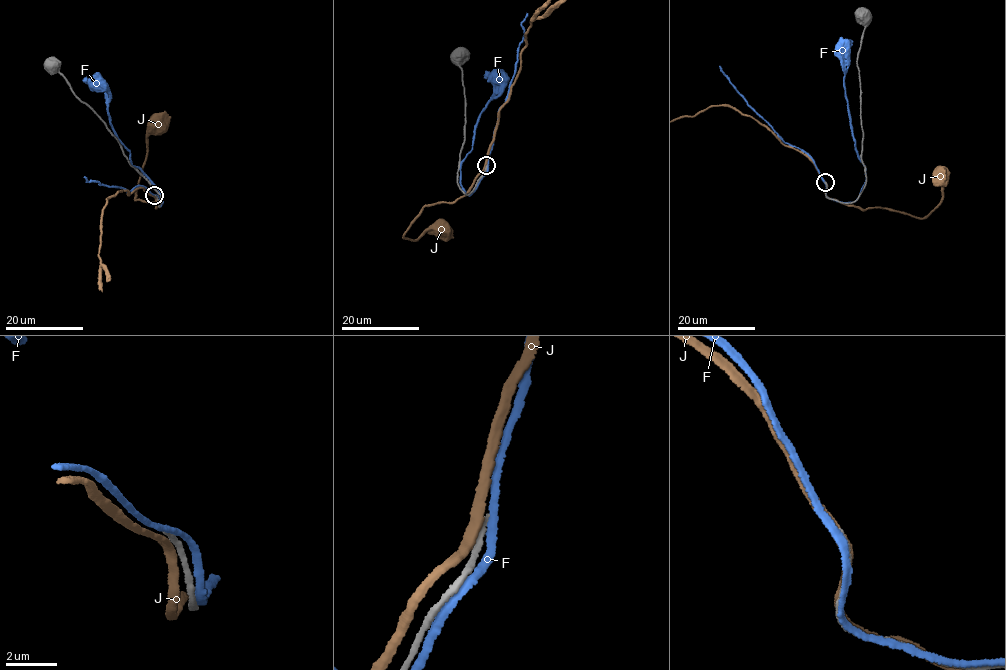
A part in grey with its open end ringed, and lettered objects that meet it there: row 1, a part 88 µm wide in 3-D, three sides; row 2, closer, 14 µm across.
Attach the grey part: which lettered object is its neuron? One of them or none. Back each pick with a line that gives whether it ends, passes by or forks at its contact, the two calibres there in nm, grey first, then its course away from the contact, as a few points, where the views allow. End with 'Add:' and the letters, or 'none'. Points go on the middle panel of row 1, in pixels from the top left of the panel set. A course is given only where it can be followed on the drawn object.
Add: none

